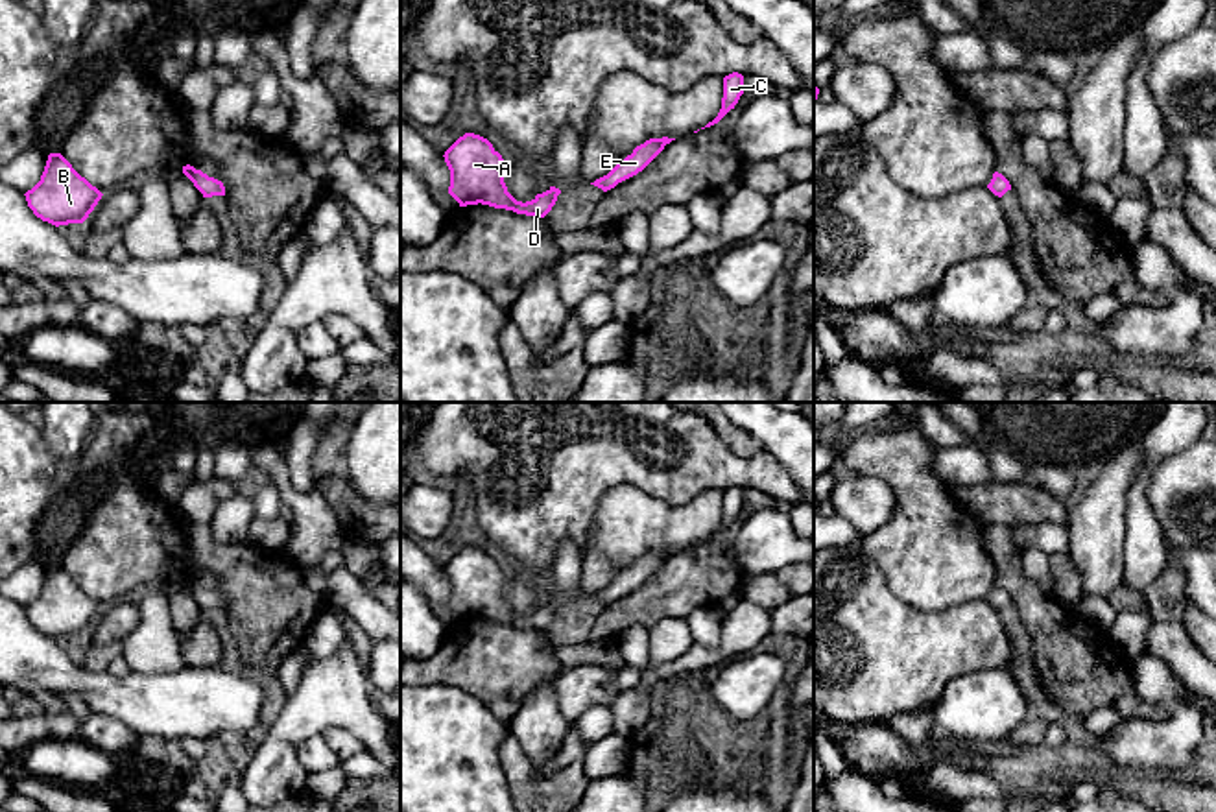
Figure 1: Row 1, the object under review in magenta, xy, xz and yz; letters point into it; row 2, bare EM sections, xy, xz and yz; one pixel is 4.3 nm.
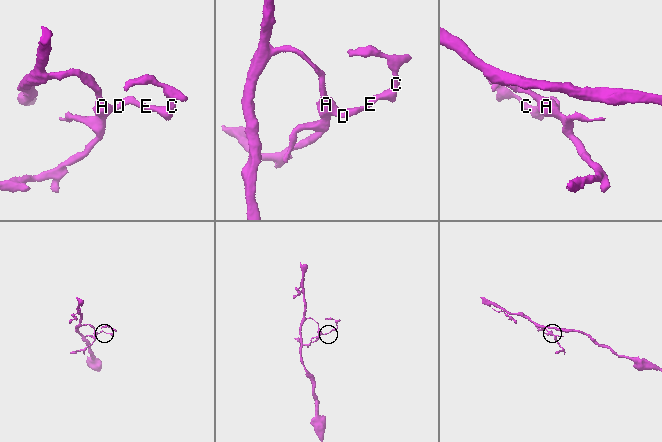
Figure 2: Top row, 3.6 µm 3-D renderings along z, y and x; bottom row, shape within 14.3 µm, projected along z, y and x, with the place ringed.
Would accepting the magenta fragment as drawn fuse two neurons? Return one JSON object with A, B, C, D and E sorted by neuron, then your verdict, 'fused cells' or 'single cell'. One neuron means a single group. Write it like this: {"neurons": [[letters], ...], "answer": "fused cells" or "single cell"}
{"neurons": [["A", "B", "C", "D", "E"]], "answer": "single cell"}

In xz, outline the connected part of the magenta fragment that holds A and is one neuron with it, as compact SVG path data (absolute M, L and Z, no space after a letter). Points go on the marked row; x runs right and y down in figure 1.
M474 133L459 137L443 157L450 170L448 194L459 207L482 203L517 214L544 218L561 194L559 188L550 186L531 201L517 201L504 183L506 161L487 138Z

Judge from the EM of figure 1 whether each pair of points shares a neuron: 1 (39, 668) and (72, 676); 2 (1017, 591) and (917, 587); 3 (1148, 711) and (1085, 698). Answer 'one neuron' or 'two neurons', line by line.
1: one neuron
2: two neurons
3: one neuron

